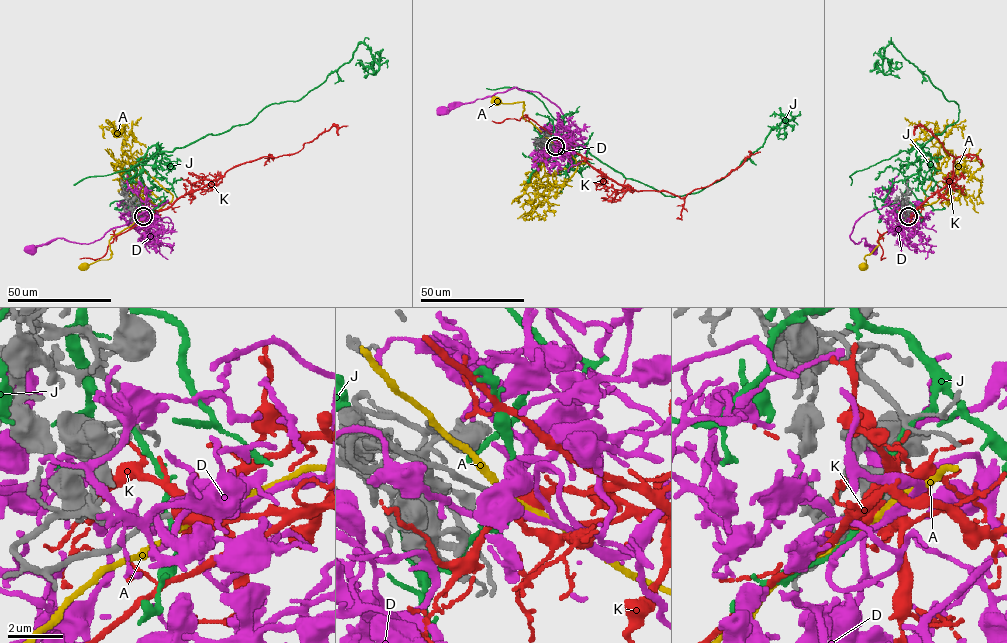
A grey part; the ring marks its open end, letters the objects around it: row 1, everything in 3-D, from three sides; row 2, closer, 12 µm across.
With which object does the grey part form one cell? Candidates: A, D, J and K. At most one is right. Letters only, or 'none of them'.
D

